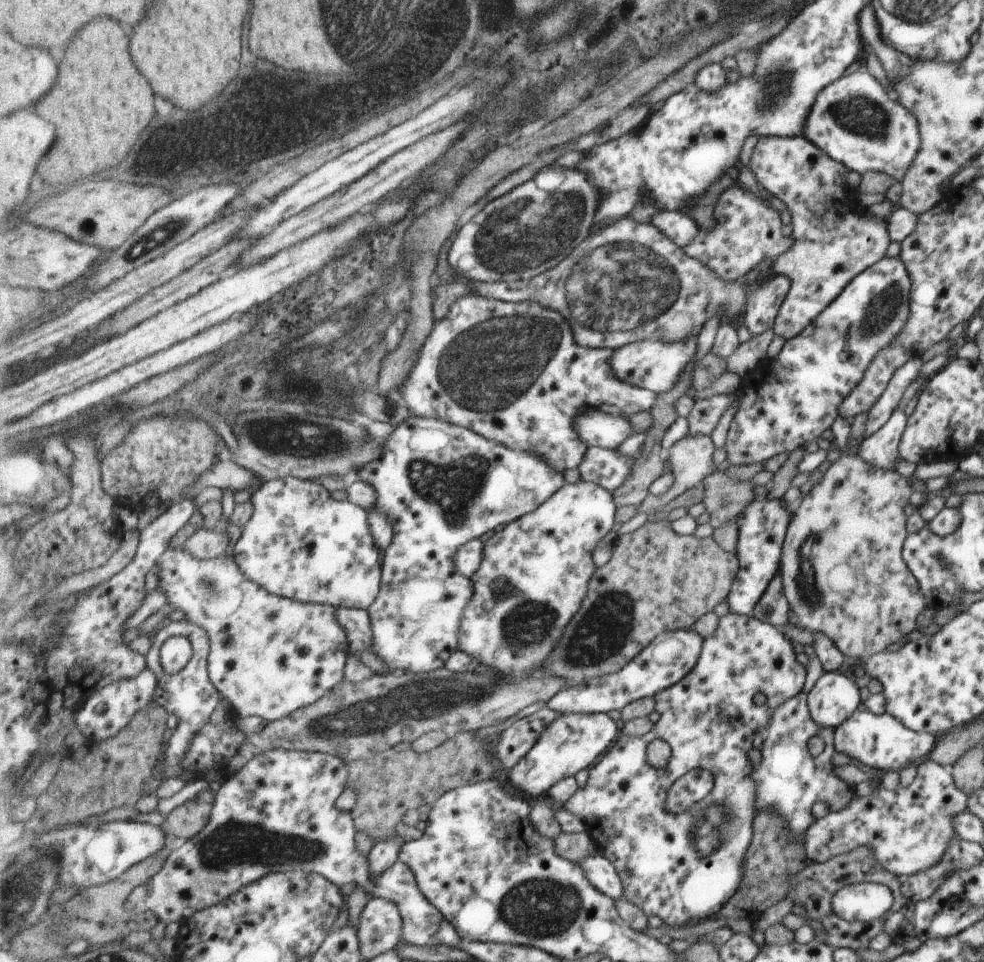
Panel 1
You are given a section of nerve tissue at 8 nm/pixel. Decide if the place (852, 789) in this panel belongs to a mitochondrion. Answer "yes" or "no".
no

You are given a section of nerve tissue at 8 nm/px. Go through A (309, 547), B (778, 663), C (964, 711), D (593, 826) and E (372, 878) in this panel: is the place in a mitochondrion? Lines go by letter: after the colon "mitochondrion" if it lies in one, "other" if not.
A: other
B: other
C: other
D: other
E: other

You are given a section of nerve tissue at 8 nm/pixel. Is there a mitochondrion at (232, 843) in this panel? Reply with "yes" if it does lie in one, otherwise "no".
yes

